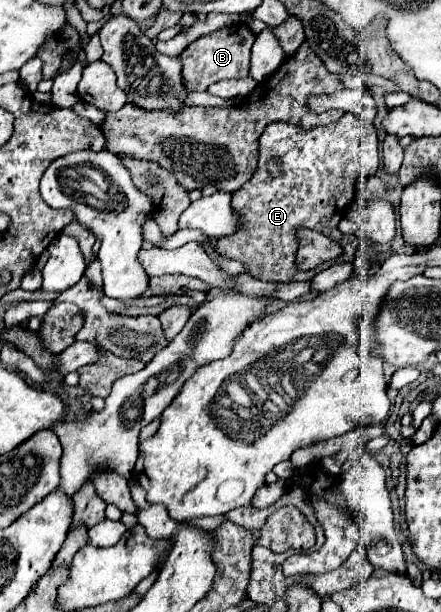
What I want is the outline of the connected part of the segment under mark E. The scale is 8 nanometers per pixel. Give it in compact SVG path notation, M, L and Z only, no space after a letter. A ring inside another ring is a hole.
M346 113L340 121L326 127L302 129L294 123L276 121L266 127L260 137L258 167L252 179L244 185L244 207L234 209L240 215L240 231L224 239L216 239L216 249L230 259L244 263L246 273L262 281L310 281L314 275L339 261L352 262L356 255L356 241L344 241L338 231L338 223L344 217L344 209L354 199L358 177L375 175L379 167L379 150L376 129L368 121L360 121L354 113ZM278 157L282 161L280 177L272 179L266 171L266 161ZM342 207L342 217L340 217ZM298 229L312 229L328 235L342 245L338 259L322 263L316 269L302 271L296 265ZM266 261L266 271L264 271Z

